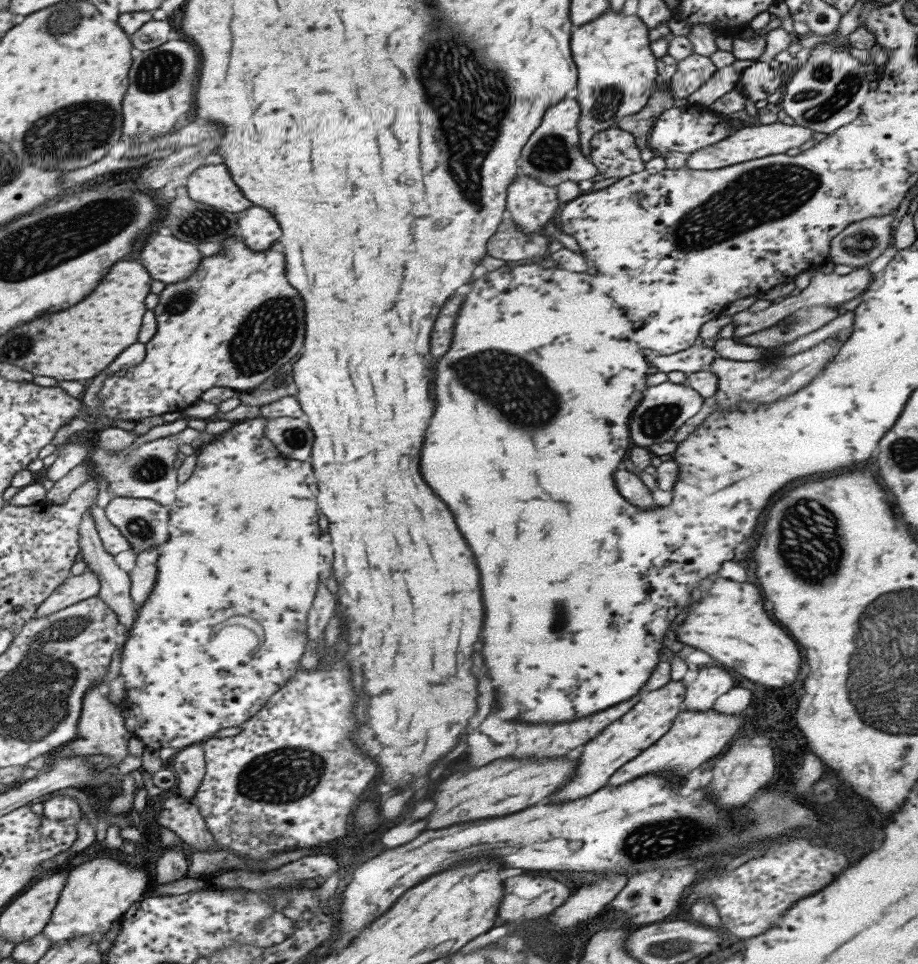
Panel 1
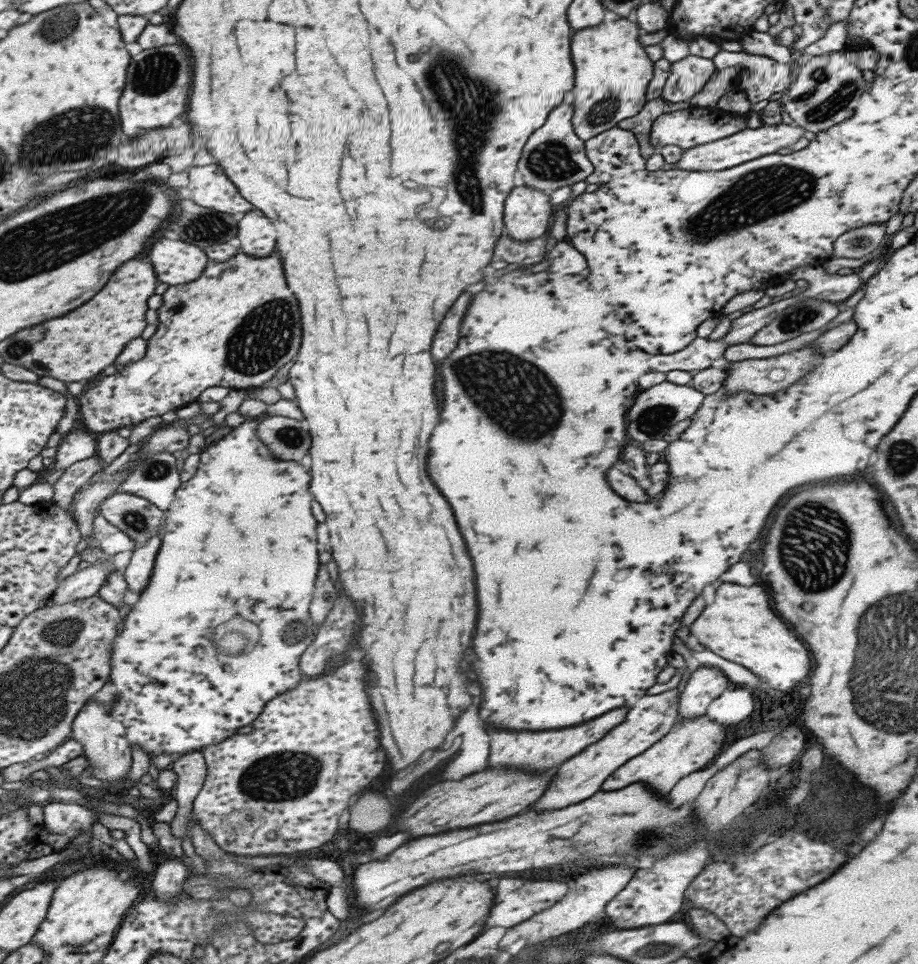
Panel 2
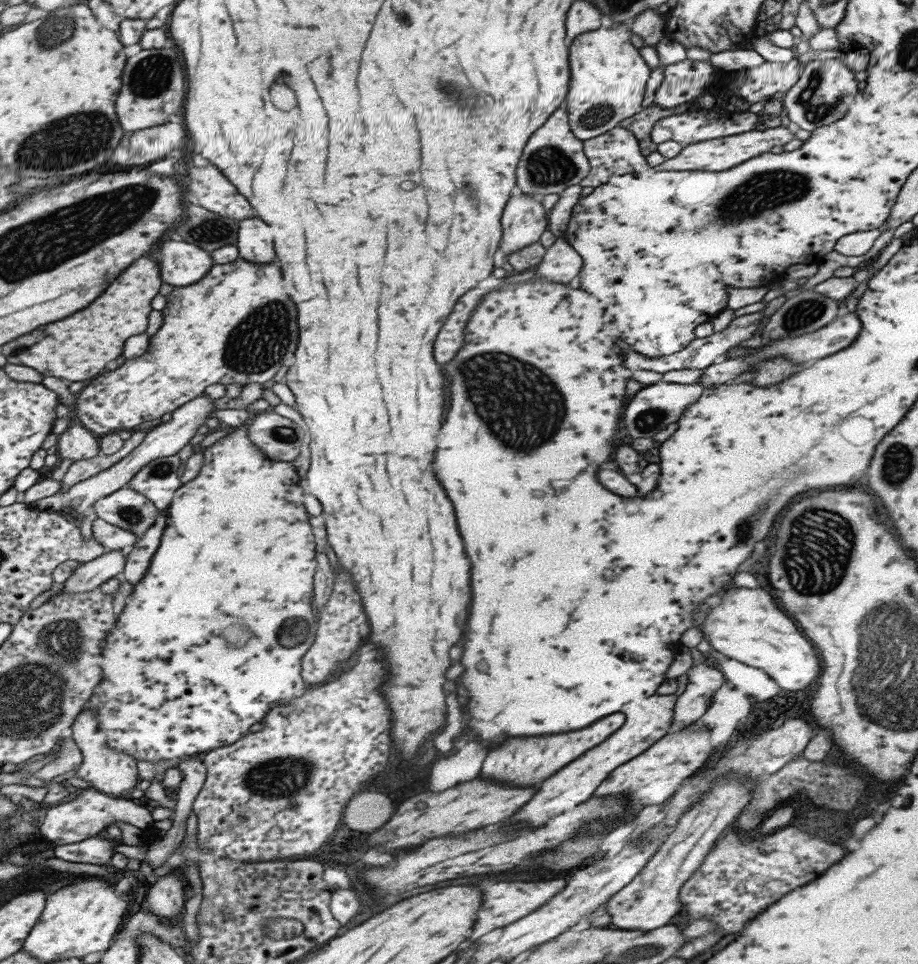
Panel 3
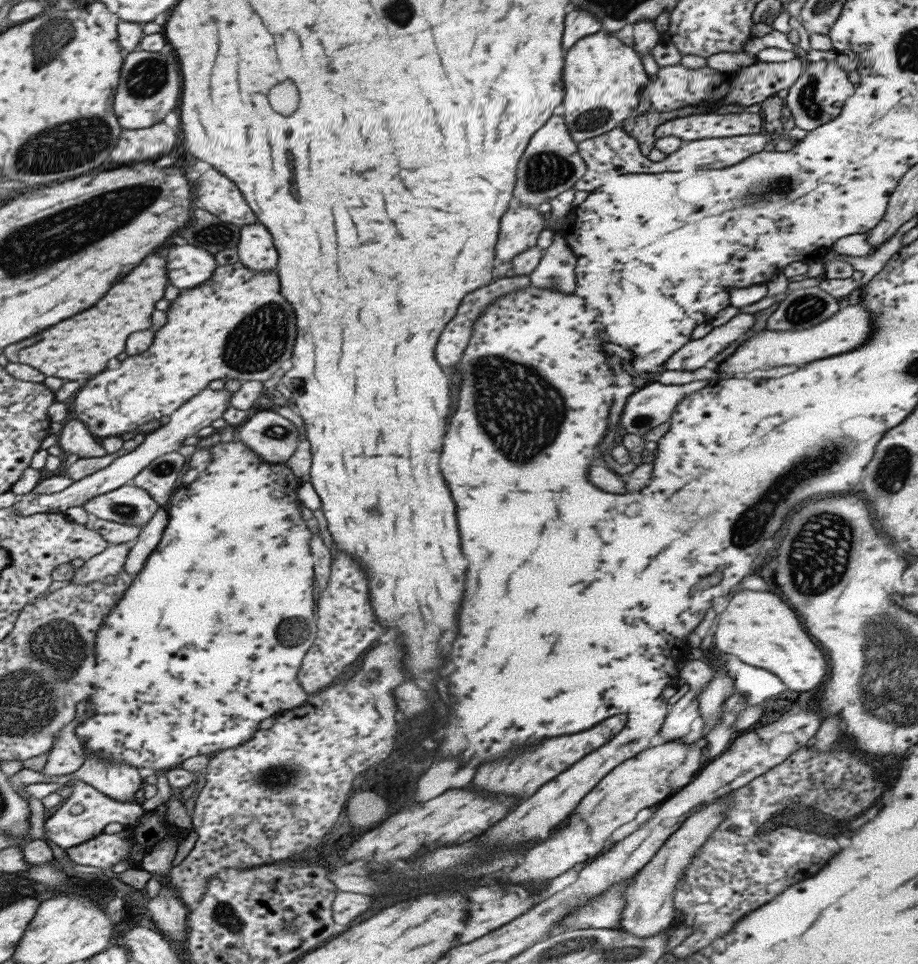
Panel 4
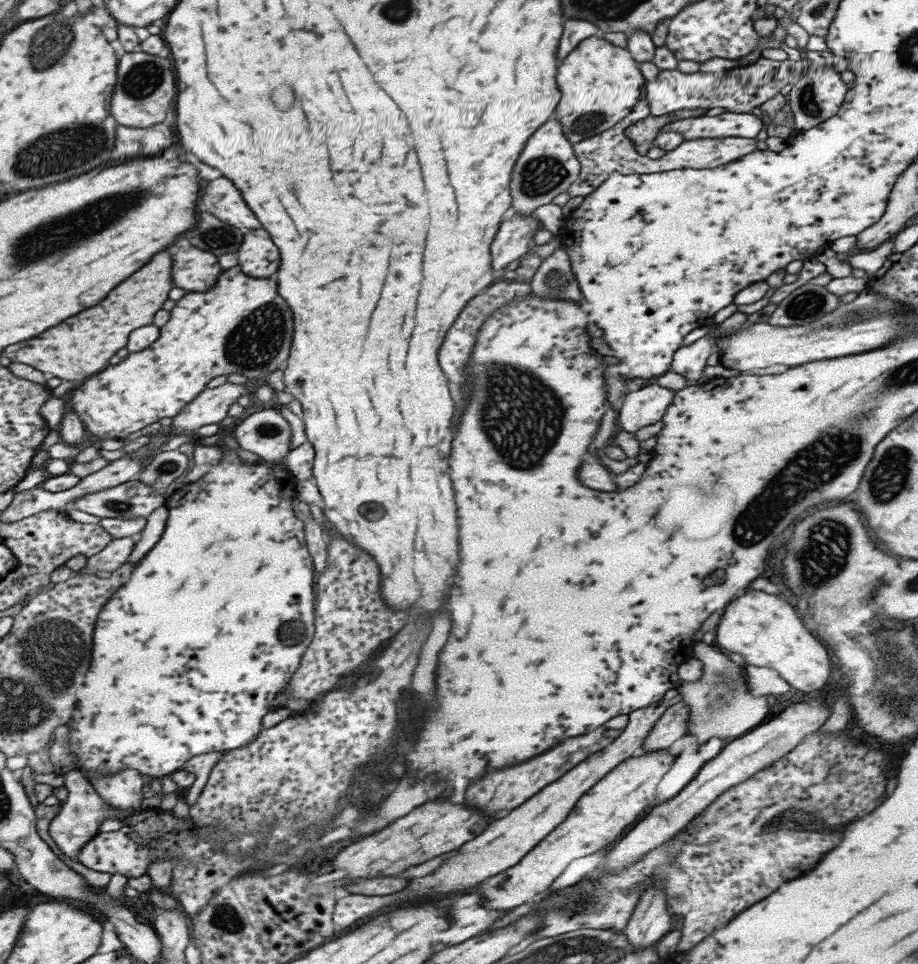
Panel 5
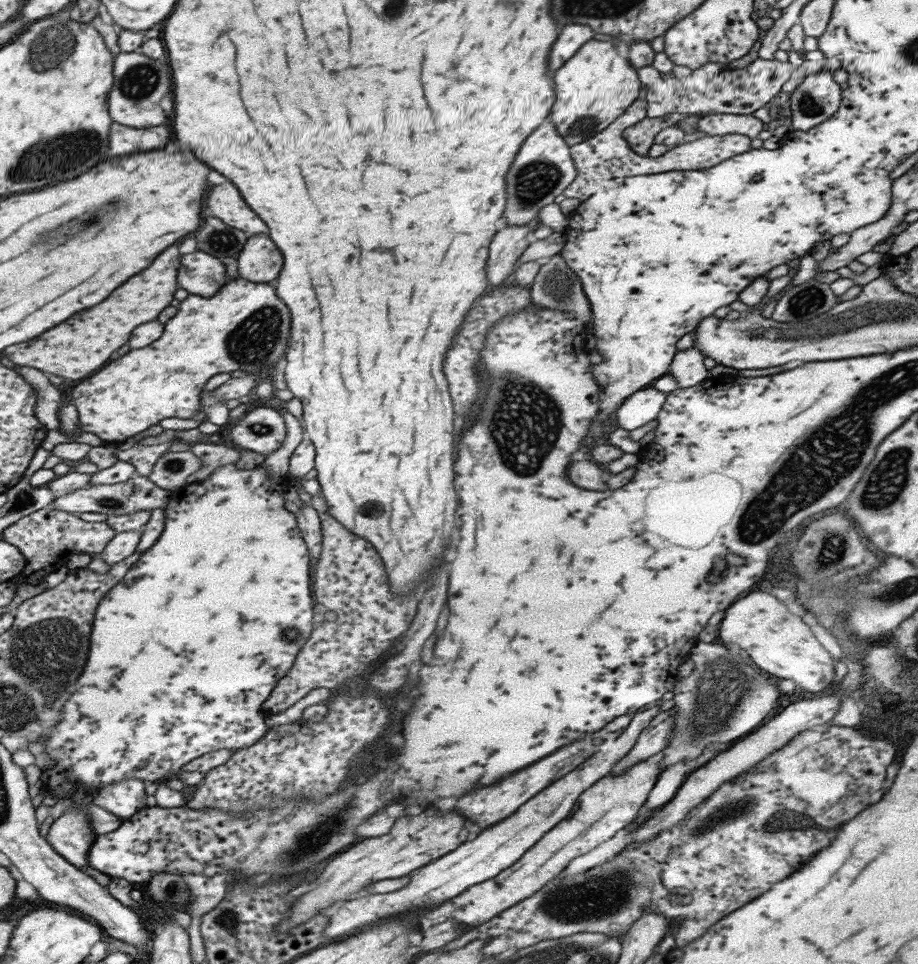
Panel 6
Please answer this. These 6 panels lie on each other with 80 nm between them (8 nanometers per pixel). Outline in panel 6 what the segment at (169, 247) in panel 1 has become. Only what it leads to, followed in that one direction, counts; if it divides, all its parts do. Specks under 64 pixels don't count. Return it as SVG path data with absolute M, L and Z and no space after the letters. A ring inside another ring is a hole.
M191 252L183 254L177 268L177 286L187 290L189 294L199 296L213 296L219 286L225 282L225 266L205 254L205 252Z

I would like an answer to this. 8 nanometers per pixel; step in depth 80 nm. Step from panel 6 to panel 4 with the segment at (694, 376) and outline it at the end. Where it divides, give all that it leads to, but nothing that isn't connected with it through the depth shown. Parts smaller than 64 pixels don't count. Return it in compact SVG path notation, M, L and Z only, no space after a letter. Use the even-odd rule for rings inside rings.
M737 313L723 326L712 328L705 336L690 340L664 360L661 370L692 371L711 364L711 358L731 342L741 338L755 323L752 314Z

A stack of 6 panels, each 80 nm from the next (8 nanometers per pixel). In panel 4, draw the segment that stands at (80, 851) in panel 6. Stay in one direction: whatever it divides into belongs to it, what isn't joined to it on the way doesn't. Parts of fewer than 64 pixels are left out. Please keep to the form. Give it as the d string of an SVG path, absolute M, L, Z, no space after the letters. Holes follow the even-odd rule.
M77 781L69 798L62 801L56 809L47 813L44 831L53 843L67 850L97 836L102 832L103 826L109 823L117 822L122 826L137 825L144 814L146 811L141 808L139 803L111 800L92 786Z

